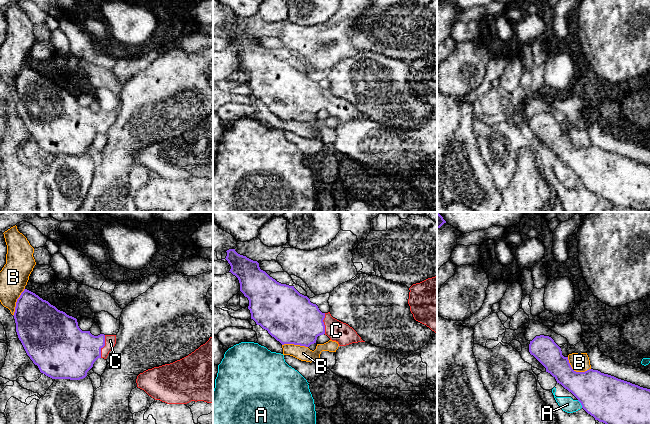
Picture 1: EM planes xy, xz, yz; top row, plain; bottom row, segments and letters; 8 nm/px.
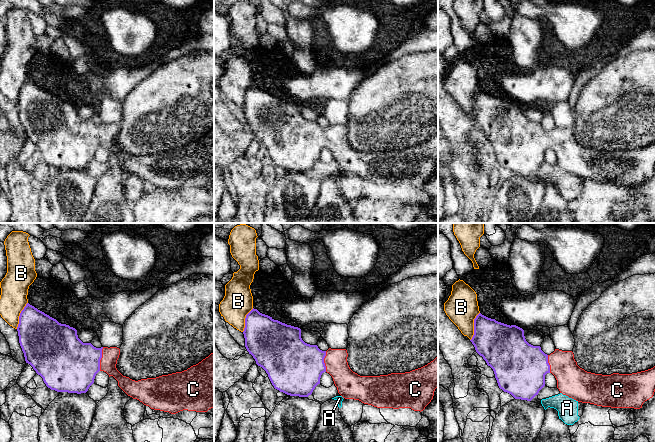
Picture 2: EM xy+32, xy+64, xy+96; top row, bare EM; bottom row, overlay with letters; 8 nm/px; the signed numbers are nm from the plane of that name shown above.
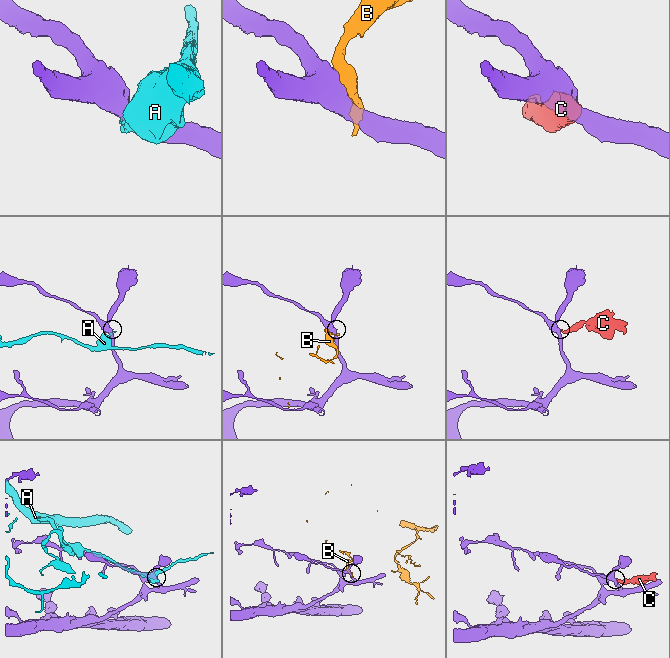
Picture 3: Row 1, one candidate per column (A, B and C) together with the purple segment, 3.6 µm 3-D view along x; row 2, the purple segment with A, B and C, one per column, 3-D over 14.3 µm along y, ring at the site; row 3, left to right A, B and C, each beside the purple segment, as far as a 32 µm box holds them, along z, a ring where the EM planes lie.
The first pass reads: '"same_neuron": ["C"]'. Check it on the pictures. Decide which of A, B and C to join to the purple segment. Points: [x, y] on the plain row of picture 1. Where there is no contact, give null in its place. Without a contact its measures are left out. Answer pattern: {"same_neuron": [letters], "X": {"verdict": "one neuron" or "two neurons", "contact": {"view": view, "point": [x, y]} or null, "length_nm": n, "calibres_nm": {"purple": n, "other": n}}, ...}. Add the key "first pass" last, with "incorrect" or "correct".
{"same_neuron": ["C"], "A": {"verdict": "two neurons", "contact": {"view": "yz", "point": [581, 180]}, "length_nm": 80, "calibres_nm": {"purple": 380, "other": 120}}, "B": {"verdict": "two neurons", "contact": {"view": "yz", "point": [575, 147]}, "length_nm": 220, "calibres_nm": {"purple": 320, "other": 140}}, "C": {"verdict": "one neuron", "contact": {"view": "xy", "point": [104, 121]}, "length_nm": 190, "calibres_nm": {"purple": 360, "other": 100}}, "first pass": "correct"}

